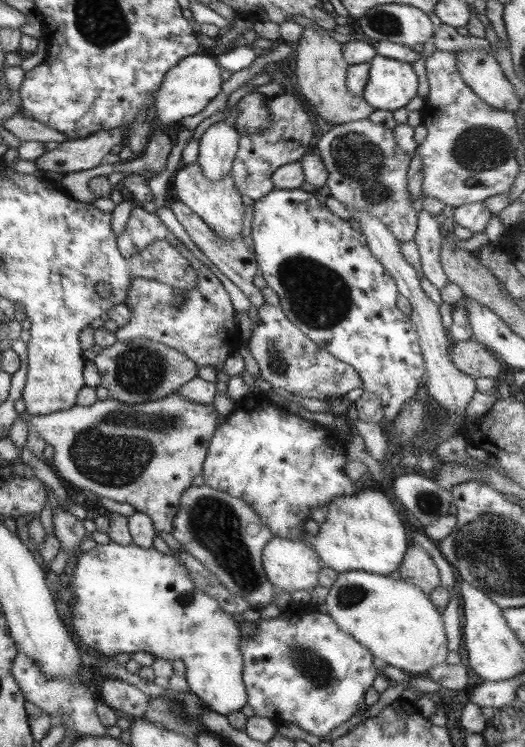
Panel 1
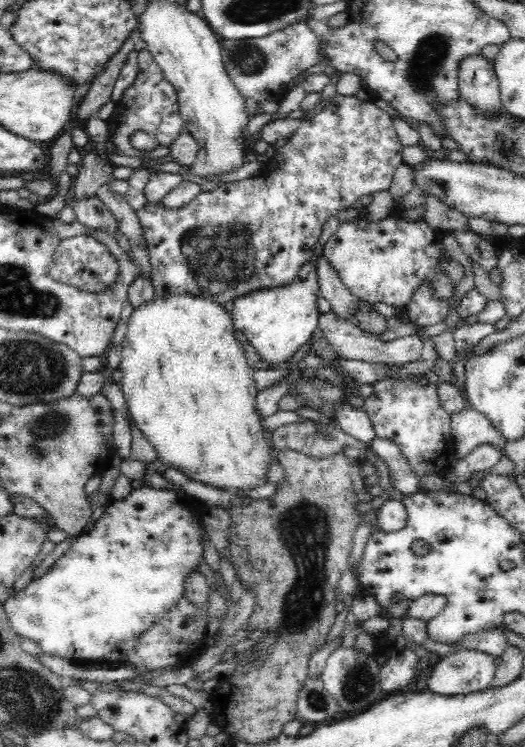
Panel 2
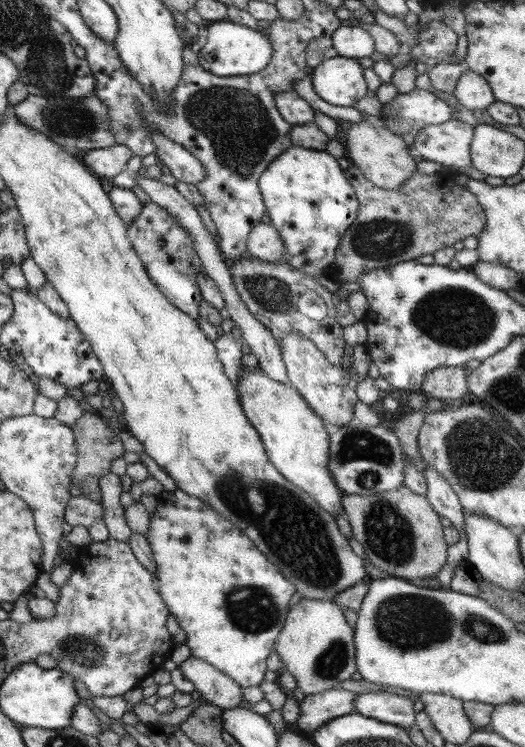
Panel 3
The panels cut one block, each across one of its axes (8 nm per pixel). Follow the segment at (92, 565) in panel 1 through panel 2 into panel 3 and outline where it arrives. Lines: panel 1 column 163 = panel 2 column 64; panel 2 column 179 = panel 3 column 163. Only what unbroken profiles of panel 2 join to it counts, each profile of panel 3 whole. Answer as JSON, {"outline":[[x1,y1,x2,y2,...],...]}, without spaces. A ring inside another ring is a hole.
{"outline":[[181,489,164,491,158,496,155,512,151,516,151,519,149,519,146,539,151,549,153,562,155,562,155,578,157,578,157,580,155,580,157,584,156,590,159,596,163,598,163,602,165,602,165,606,167,606,168,614,175,618,179,628,185,633,185,646,189,648,189,652,191,652,190,656,199,658,199,660,203,660,203,662,207,662,207,664,211,664,213,668,225,674,225,676,229,677,241,688,249,688,249,686,259,687,265,674,265,660,267,660,267,656,273,652,275,639,281,628,283,628,288,610,290,609,287,602,289,602,289,598,295,593,295,587,279,573,277,568,273,567,271,561,265,559,263,553,255,548,255,545,251,543,251,540,249,540,245,534,235,527,235,525,231,524,231,521,213,511,205,501,189,496,187,493,181,491]]}

